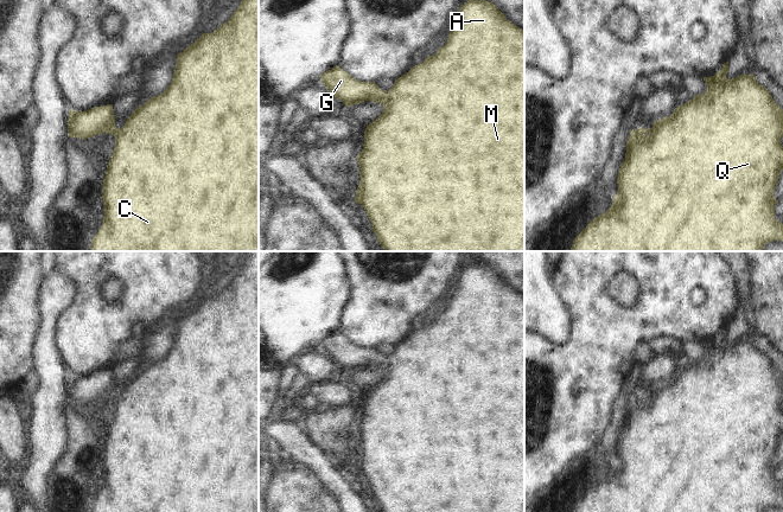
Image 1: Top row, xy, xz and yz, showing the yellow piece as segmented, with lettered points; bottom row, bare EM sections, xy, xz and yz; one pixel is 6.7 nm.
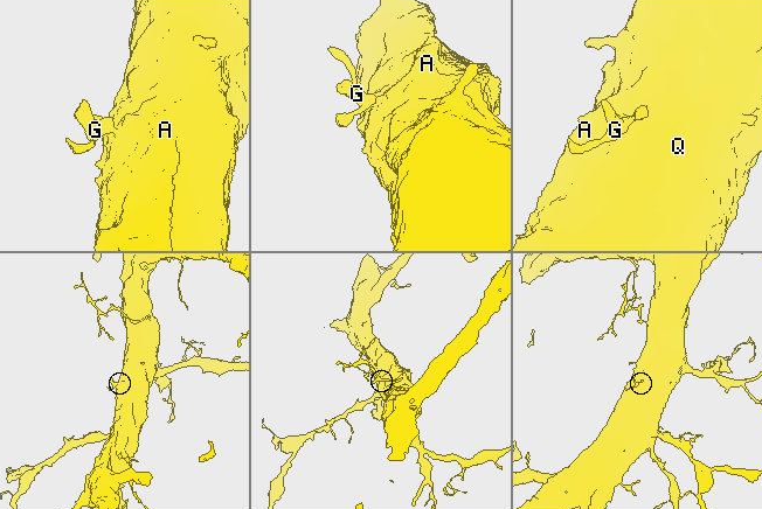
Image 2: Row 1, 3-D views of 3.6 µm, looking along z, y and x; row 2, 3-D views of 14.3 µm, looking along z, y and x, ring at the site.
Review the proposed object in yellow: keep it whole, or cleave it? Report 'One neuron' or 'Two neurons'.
One neuron.

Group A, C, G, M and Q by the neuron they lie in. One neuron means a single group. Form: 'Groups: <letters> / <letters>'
Groups: A C G M Q.

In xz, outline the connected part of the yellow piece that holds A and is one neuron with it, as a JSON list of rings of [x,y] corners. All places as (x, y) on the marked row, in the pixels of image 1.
[[[467,0],[464,5],[460,5],[457,21],[450,32],[446,44],[433,56],[427,57],[424,63],[414,65],[407,73],[395,79],[394,85],[386,92],[375,82],[361,82],[338,65],[322,73],[319,77],[326,90],[331,92],[331,96],[339,98],[346,107],[359,104],[364,101],[383,105],[383,113],[373,123],[367,124],[363,149],[356,156],[359,165],[361,180],[356,190],[355,201],[364,207],[371,222],[371,230],[386,251],[524,251],[524,31],[509,21],[497,6],[486,0]]]

